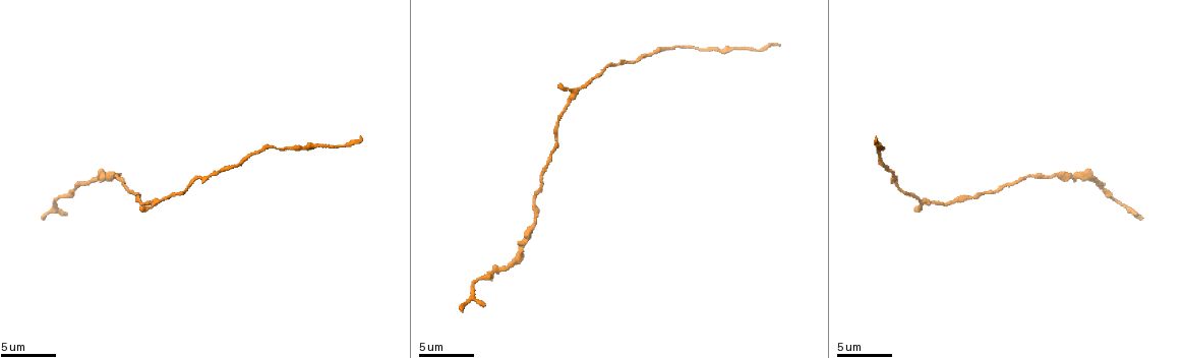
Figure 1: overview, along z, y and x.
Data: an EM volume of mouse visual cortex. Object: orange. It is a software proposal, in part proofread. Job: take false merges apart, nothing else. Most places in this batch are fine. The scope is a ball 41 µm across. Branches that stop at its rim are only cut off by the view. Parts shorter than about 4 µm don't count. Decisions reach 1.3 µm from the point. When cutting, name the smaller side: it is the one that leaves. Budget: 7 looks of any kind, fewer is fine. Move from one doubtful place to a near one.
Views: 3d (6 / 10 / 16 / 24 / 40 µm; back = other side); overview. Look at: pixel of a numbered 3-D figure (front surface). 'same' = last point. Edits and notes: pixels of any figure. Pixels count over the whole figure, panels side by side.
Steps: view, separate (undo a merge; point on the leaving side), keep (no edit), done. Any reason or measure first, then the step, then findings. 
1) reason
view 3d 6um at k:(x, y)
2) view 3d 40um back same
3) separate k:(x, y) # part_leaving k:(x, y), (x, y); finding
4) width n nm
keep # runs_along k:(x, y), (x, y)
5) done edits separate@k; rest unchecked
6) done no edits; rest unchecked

view 3d 10um at 1:(586, 84)

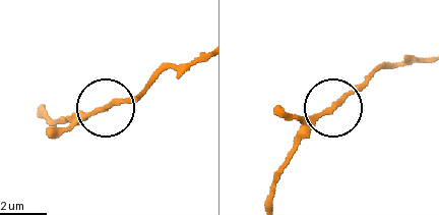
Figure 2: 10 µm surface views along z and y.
keep # runs_along 2:(286, 160), (381, 64); all the same neuron

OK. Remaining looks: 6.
thick turns thin
view 3d 10um at 1:(974, 197)

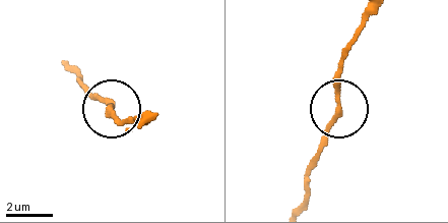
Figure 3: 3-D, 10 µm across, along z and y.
closer look
view 3d 6um at 3:(336, 106)

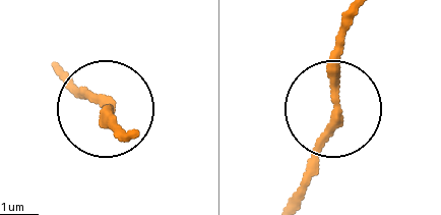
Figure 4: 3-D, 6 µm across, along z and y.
keep # runs_along 4:(353, 15), (339, 45), (339, 94), (304, 187); one neuron here

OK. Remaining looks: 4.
thick turns thin
view 3d 16um at 1:(69, 194)

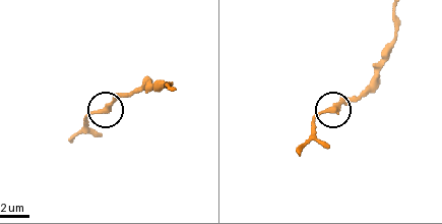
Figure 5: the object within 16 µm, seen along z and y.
width 330 nm
keep # runs_along 5:(171, 89), (135, 89), (96, 112), (78, 129); continuous, no second neuron

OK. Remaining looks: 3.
done no edits; rest unchecked

